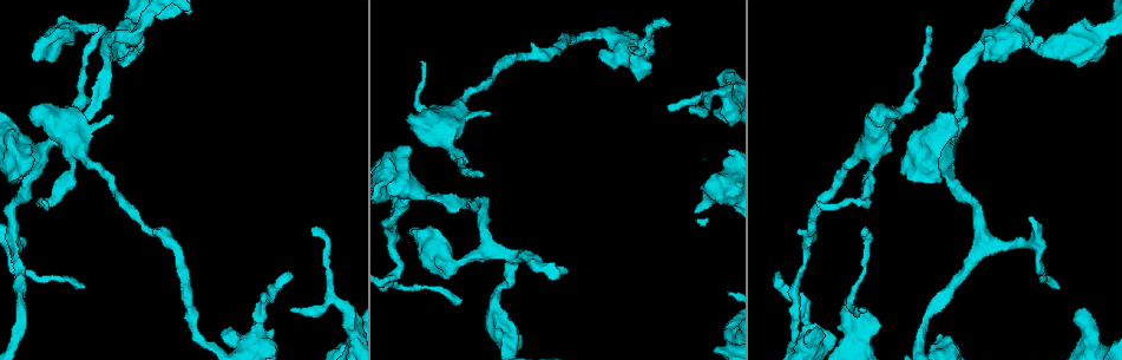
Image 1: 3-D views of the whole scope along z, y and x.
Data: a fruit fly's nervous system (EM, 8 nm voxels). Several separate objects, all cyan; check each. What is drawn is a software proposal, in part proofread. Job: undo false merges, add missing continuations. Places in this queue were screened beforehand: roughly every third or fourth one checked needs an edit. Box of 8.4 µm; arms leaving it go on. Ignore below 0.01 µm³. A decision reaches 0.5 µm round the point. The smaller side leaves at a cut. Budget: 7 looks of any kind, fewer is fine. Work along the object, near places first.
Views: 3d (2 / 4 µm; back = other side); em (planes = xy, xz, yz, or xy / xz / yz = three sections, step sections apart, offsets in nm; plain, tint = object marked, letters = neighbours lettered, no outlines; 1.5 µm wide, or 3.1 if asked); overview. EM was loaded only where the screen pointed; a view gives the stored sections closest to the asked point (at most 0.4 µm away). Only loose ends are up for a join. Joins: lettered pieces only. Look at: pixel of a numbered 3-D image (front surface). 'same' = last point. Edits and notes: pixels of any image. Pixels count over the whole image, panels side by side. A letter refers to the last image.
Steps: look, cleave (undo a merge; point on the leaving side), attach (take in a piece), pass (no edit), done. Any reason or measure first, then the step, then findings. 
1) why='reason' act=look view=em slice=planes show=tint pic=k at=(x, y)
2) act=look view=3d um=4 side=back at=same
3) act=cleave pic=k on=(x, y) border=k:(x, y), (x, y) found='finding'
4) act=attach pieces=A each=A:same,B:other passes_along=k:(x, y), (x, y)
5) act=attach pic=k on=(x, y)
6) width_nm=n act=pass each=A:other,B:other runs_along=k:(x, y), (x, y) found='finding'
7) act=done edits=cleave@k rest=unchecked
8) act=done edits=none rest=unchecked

why='free end' act=look view=em slice=yz step=8 show=tint pic=1 at=(101, 25)

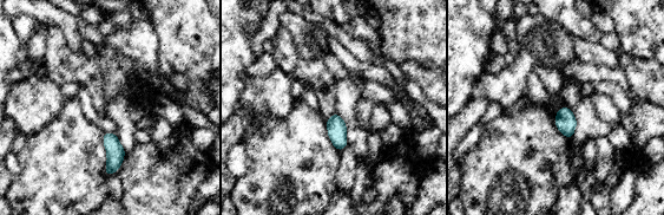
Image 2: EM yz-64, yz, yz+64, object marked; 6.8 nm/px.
why='cut it another way' act=look view=em slice=planes show=letters at=same

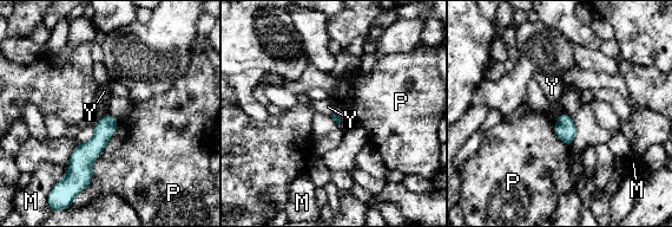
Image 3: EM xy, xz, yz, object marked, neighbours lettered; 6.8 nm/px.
longest_contact=P:440nm act=pass each=M:other,P:other,Y:other found='no lettered piece goes on from it'

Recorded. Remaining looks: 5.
why='abrupt turn' act=look view=3d um=2 pic=1 at=(428, 245)

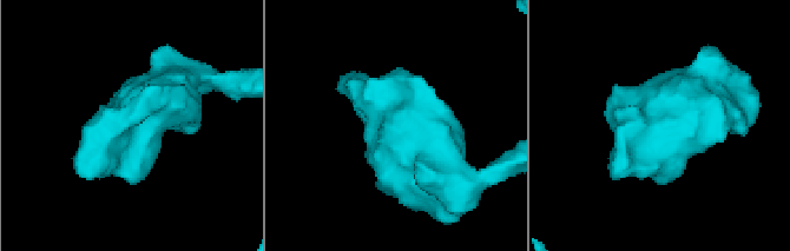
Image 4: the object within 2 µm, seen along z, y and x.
act=look view=em slice=planes show=letters pic=4 at=(125, 123)

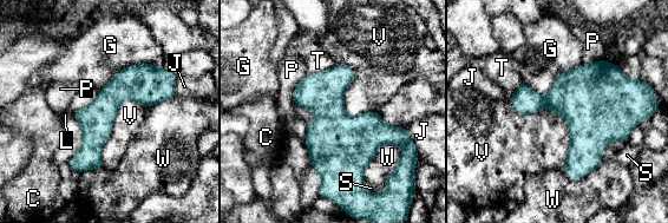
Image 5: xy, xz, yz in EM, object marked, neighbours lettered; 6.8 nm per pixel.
act=pass each=C:other,G:other,J:other,L:other,P:other,S:other,T:other,V:other,W:other runs_along=5:(166, 74), (102, 112), (76, 168) found='one cell here'

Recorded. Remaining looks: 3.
why='calibre changes' act=look view=3d um=2 side=back pic=1 at=(214, 348)

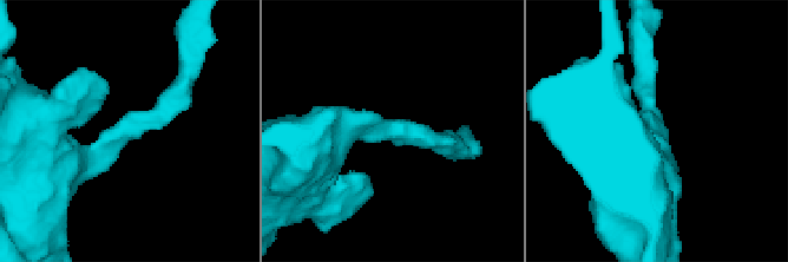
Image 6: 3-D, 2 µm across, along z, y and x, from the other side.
arm_widths_nm=180,480 why='now the EM' act=look view=em slice=planes show=tint pic=6 at=(397, 126)

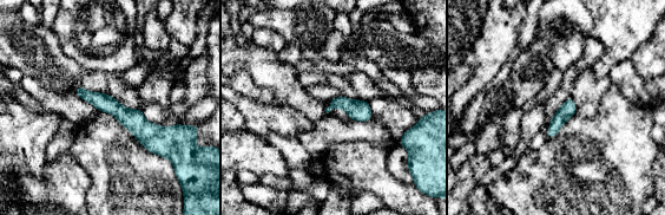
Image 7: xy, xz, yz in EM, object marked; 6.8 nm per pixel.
why='what lies round it' act=look view=em slice=planes show=letters at=same

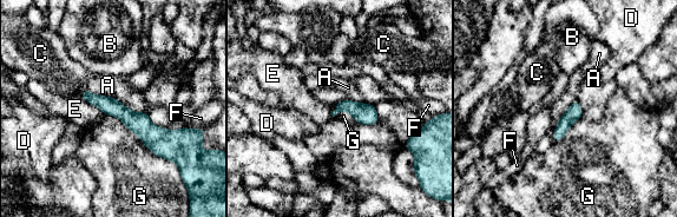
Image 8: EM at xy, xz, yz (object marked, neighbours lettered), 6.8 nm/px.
width_nm=100 act=pass each=A:other,B:other,C:other,D:other,E:other,F:other,G:other runs_along=8:(84, 94), (151, 136), (179, 132) found='all the same cell'

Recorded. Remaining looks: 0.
act=done edits=none rest=unchecked

